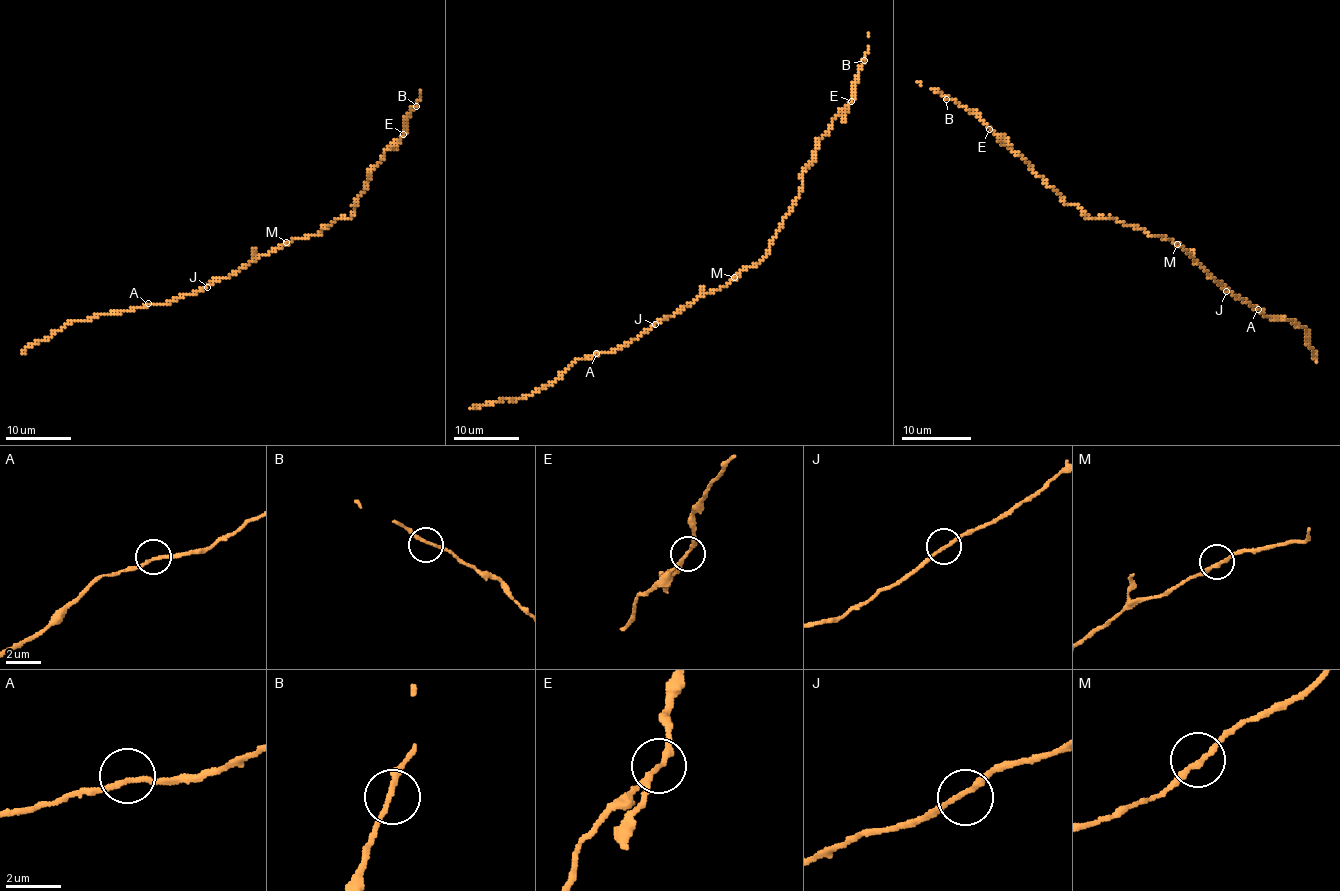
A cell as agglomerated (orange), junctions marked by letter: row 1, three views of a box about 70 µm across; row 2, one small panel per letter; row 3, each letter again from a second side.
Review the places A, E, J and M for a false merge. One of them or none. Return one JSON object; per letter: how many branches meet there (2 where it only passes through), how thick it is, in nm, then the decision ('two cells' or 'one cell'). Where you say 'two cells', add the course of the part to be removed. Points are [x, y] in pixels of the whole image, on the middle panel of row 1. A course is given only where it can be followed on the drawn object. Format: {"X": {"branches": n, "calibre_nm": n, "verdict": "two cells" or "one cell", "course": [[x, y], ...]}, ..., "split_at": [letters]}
{"A": {"branches": 2, "calibre_nm": 190, "verdict": "one cell"}, "E": {"branches": 2, "calibre_nm": 190, "verdict": "two cells", "course": [[851, 101], [853, 88], [869, 49], [869, 34]]}, "J": {"branches": 2, "calibre_nm": 180, "verdict": "one cell"}, "M": {"branches": 2, "calibre_nm": 200, "verdict": "one cell"}, "split_at": ["E"]}

